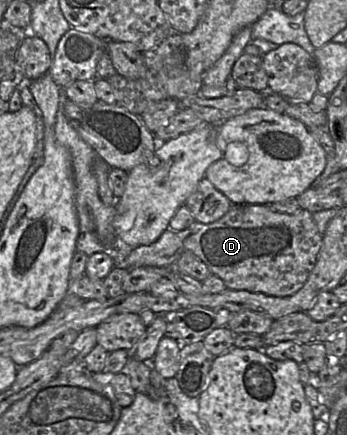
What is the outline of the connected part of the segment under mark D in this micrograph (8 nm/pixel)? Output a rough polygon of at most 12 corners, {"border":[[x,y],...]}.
{"border":[[233,205],[167,229],[125,268],[195,254],[229,290],[299,291],[321,248],[312,213]]}

